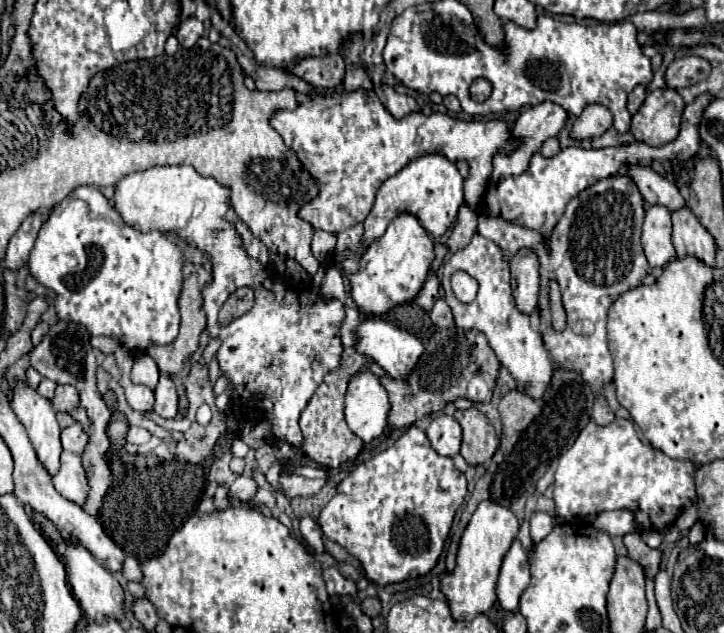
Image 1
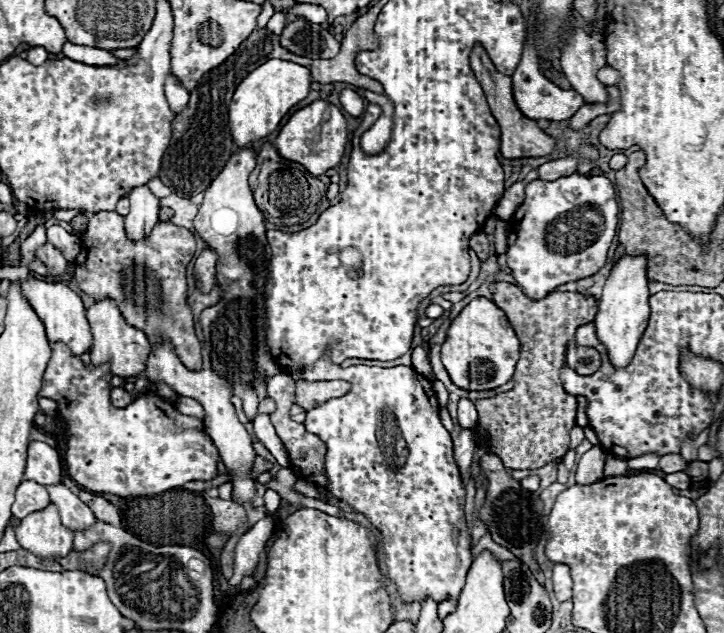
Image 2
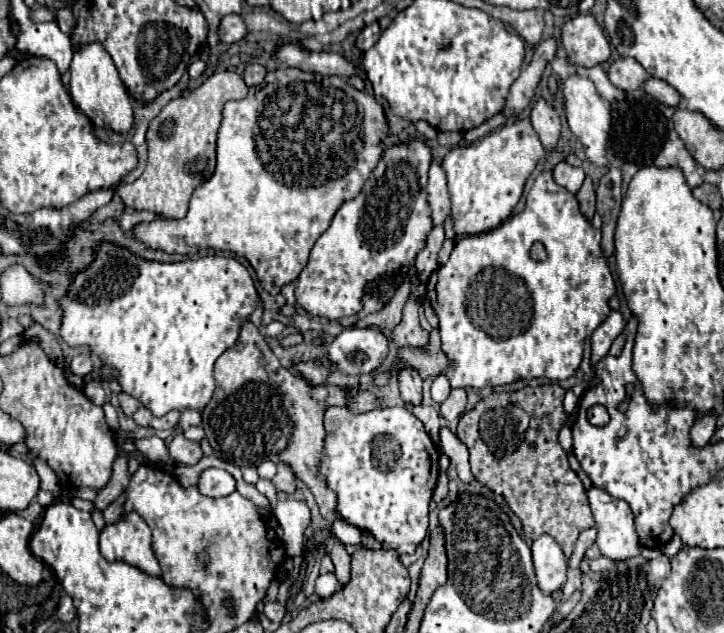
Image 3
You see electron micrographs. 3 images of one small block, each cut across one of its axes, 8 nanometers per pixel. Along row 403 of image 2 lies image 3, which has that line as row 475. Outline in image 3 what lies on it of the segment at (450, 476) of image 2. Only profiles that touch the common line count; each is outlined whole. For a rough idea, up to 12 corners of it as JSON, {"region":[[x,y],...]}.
{"region":[[328,406],[340,516],[398,554],[428,530],[439,453],[408,408]]}

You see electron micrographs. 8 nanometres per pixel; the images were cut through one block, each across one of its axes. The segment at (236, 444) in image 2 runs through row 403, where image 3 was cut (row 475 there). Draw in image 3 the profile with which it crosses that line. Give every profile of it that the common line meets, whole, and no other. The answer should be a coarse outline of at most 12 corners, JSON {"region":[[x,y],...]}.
{"region":[[206,468],[198,490],[220,498],[236,490],[226,470]]}

